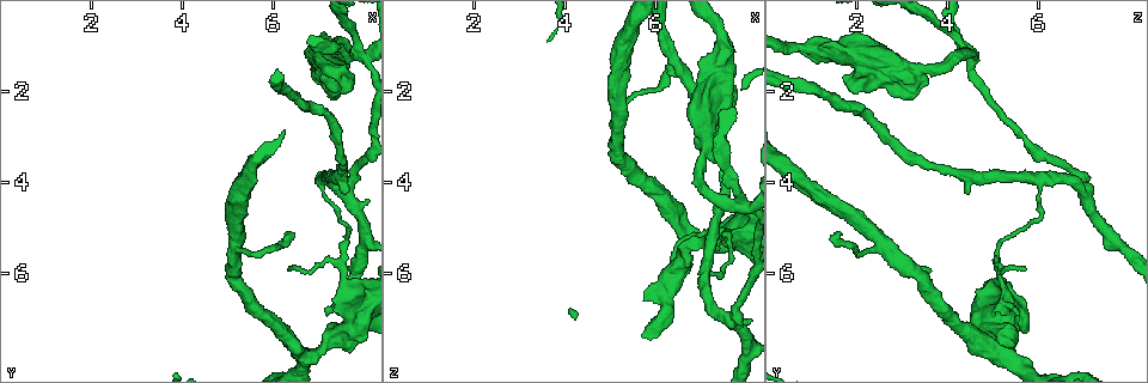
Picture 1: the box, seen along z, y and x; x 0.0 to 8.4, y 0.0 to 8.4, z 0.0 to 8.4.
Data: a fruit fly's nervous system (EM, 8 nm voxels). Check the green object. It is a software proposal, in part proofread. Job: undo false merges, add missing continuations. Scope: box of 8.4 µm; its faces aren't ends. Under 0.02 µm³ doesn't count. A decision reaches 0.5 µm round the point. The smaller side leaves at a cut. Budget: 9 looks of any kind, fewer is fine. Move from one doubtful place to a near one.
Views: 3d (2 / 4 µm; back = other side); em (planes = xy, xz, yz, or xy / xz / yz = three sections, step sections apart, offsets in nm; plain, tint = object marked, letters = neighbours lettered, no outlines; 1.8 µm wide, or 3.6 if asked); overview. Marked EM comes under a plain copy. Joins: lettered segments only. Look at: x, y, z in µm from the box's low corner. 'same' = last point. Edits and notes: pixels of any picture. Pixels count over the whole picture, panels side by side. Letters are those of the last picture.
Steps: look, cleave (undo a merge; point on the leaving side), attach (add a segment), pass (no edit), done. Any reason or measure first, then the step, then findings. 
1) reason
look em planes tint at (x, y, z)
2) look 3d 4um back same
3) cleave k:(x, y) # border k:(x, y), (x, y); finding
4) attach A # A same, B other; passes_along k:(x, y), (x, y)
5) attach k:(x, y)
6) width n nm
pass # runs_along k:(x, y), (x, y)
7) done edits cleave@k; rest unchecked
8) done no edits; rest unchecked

arms part here
look em planes tint at (7.55, 4.15, 6.90)

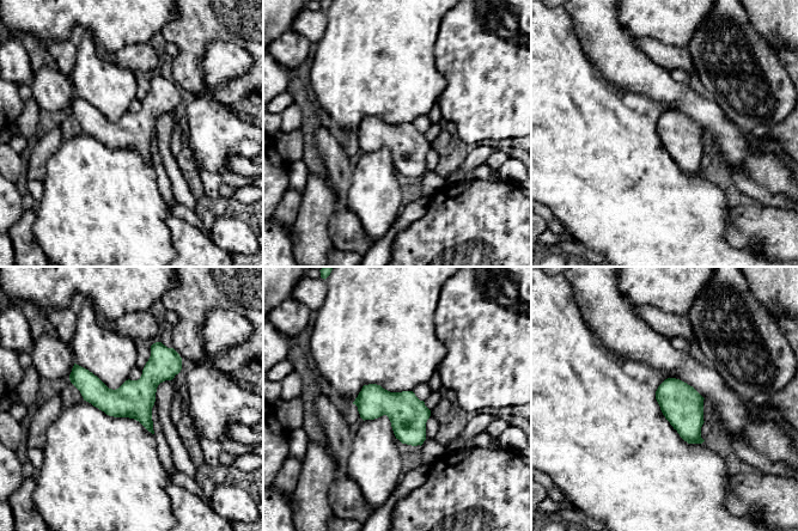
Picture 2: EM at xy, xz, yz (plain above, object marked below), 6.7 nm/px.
look em planes letters same

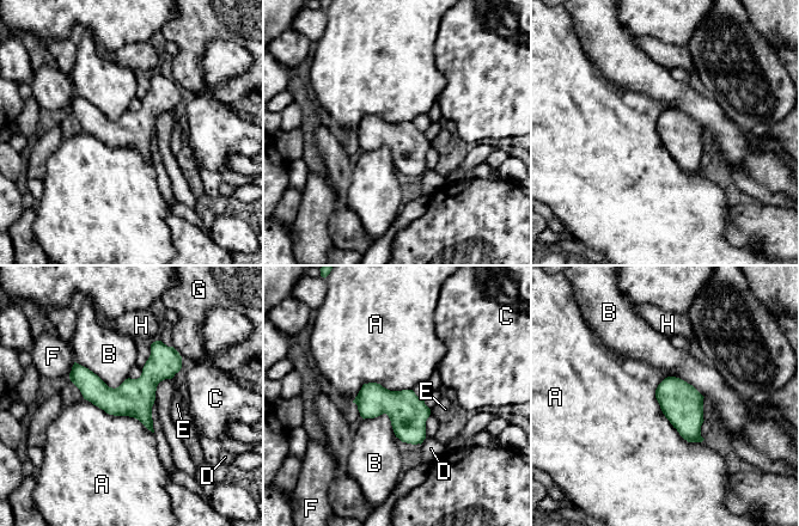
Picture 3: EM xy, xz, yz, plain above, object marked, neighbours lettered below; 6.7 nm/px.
longest_contact A 500 nm
pass # A other, B other, C other, D other, E other, F other, G other, H other; continuous, no second cell

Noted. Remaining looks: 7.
sharp bend
look em 3.6um planes tint at (7.65, 6.50, 5.30)

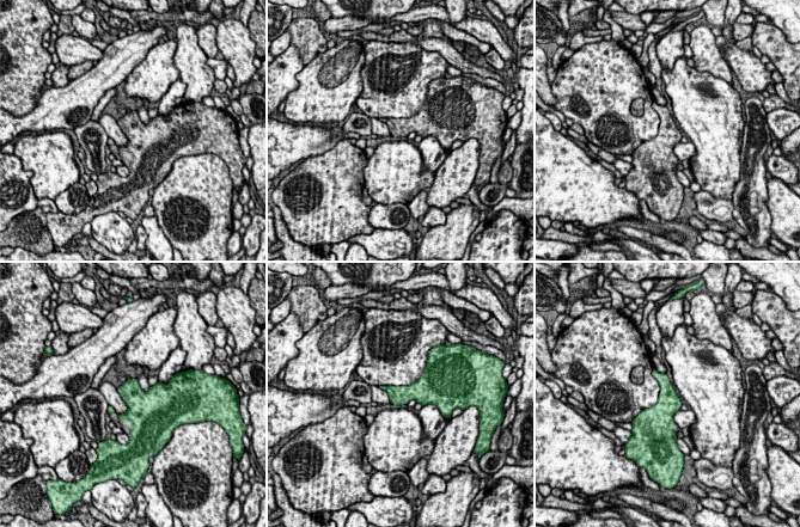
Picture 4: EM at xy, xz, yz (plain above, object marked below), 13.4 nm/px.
what lies round it
look em 3.6um planes letters same

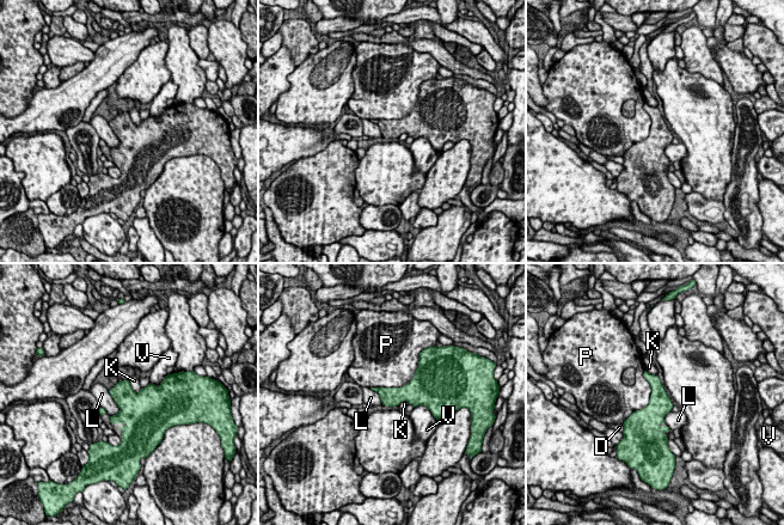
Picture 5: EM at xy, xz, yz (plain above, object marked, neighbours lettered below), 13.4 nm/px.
pass # D other, K other, L other, P other, V other; border 5:(108, 390), (118, 408), (112, 416); continuous, no second cell

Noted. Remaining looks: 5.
branch stops here
look em 3.6um yz step 16 tint at (7.45, 2.20, 3.20)

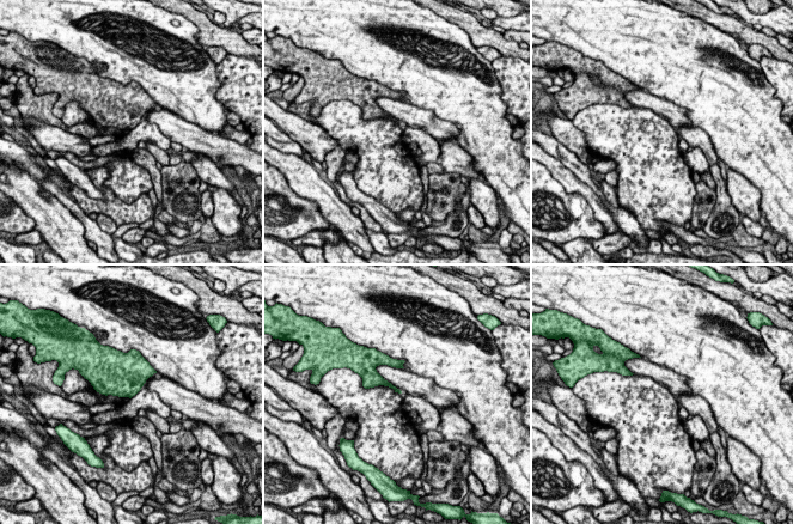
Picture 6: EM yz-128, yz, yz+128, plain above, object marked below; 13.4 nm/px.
look em 3.6um planes letters same

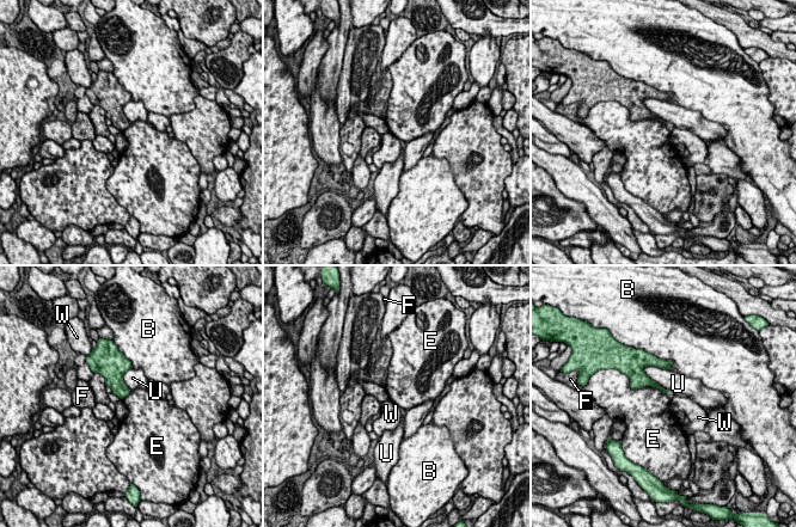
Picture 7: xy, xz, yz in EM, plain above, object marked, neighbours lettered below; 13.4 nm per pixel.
pass # B other, E other, F other, U other, W other; border 7:(629, 378), (632, 388), (668, 394); no lettered segment goes on from it

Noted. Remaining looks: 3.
looks like a crossing
look em planes letters at (7.95, 1.15, 4.55)

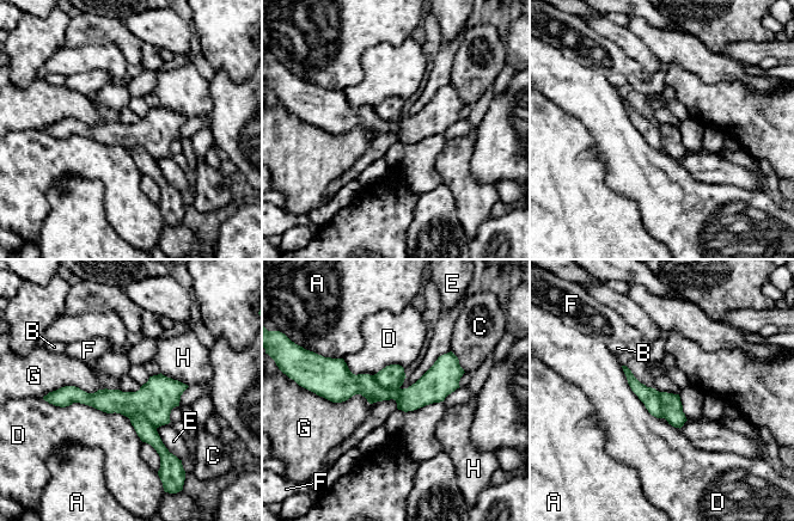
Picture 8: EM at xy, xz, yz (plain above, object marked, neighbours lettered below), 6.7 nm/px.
cleave 8:(392, 377) # A other, B other, C other, D other, E other, F other, G other, H other; part_leaving 8:(628, 373), (659, 415); a second cell is stuck on

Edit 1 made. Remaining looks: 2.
done edits cleave@8; rest unchecked

